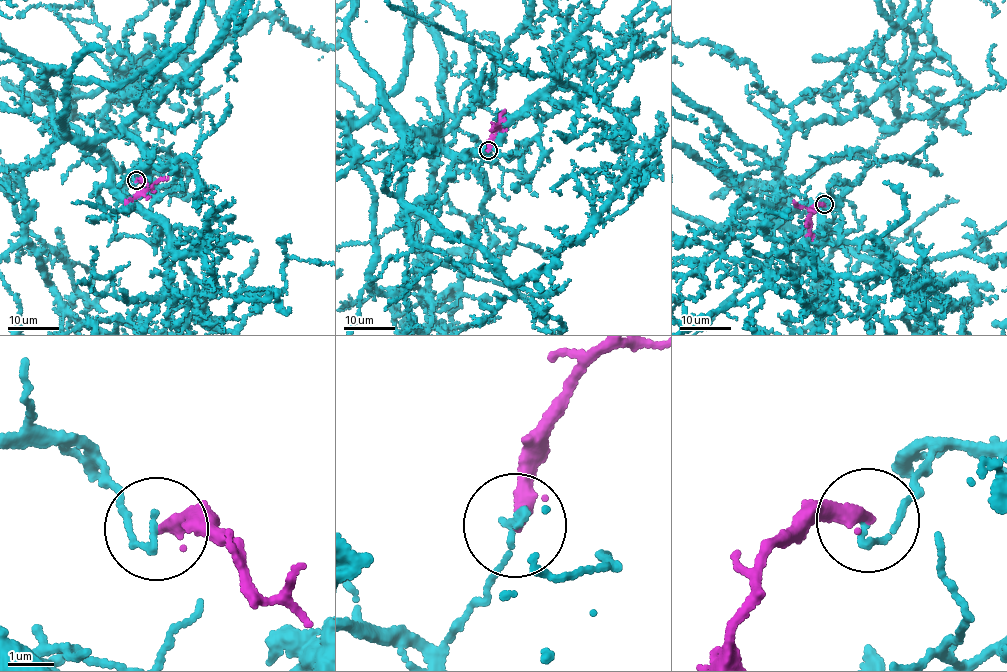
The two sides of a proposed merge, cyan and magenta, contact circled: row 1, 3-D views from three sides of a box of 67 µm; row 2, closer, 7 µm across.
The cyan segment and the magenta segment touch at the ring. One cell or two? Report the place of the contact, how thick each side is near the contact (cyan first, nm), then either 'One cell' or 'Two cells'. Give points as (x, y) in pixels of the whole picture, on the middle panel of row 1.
Place: (488, 150). Thickness 130 nm (cyan) against 320 nm. Two cells

